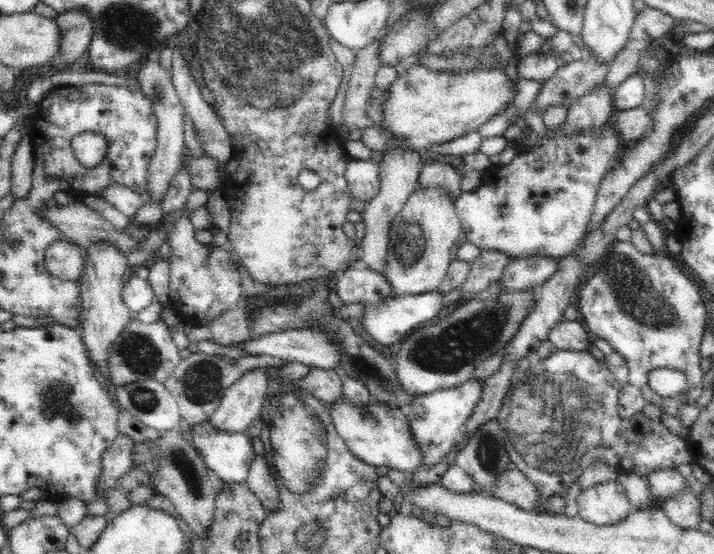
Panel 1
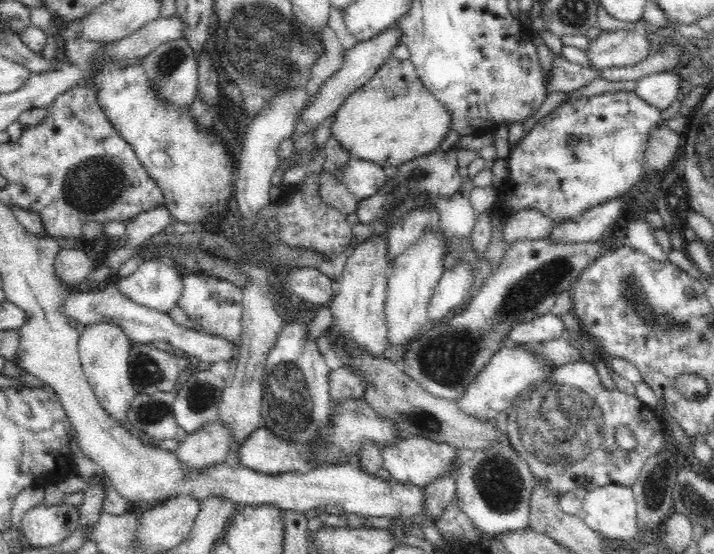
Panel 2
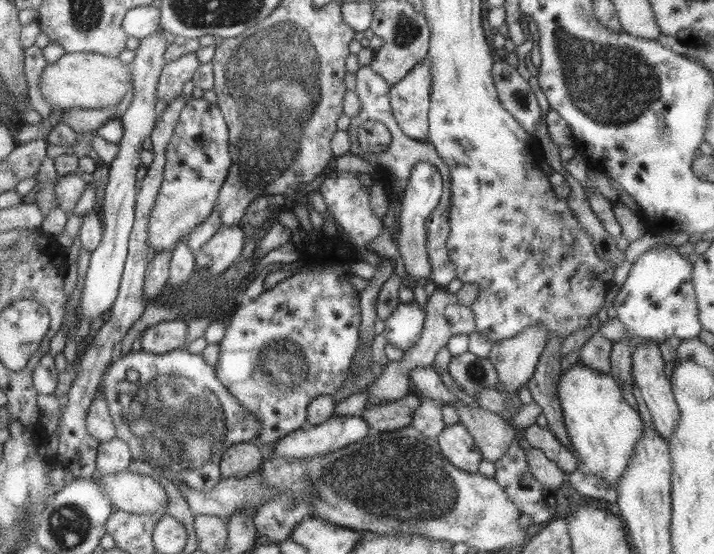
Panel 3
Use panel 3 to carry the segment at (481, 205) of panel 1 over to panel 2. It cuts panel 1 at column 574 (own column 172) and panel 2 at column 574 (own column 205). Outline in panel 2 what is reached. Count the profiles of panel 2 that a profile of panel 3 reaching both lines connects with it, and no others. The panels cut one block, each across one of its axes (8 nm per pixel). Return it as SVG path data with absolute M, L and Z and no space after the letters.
M634 90L562 103L510 150L509 176L498 189L503 203L494 204L493 211L513 216L518 210L535 208L559 225L580 218L590 206L624 197L641 180L648 136L661 123L661 109L644 102Z

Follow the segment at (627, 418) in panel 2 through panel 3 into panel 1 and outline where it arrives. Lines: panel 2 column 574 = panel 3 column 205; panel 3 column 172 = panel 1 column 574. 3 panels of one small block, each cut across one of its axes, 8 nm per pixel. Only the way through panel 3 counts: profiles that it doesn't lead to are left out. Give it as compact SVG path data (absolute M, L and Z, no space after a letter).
M556 349L544 360L533 360L523 379L521 384L511 387L497 420L504 432L505 449L513 467L538 488L538 501L542 509L550 511L550 514L562 514L568 489L573 488L584 468L595 462L608 462L618 469L618 474L632 472L642 477L659 469L676 469L679 465L692 463L685 439L672 434L662 422L654 424L648 421L643 412L635 420L642 427L637 431L637 439L625 438L626 433L633 436L635 432L630 429L631 423L627 423L618 413L621 383L605 364L588 352Z

